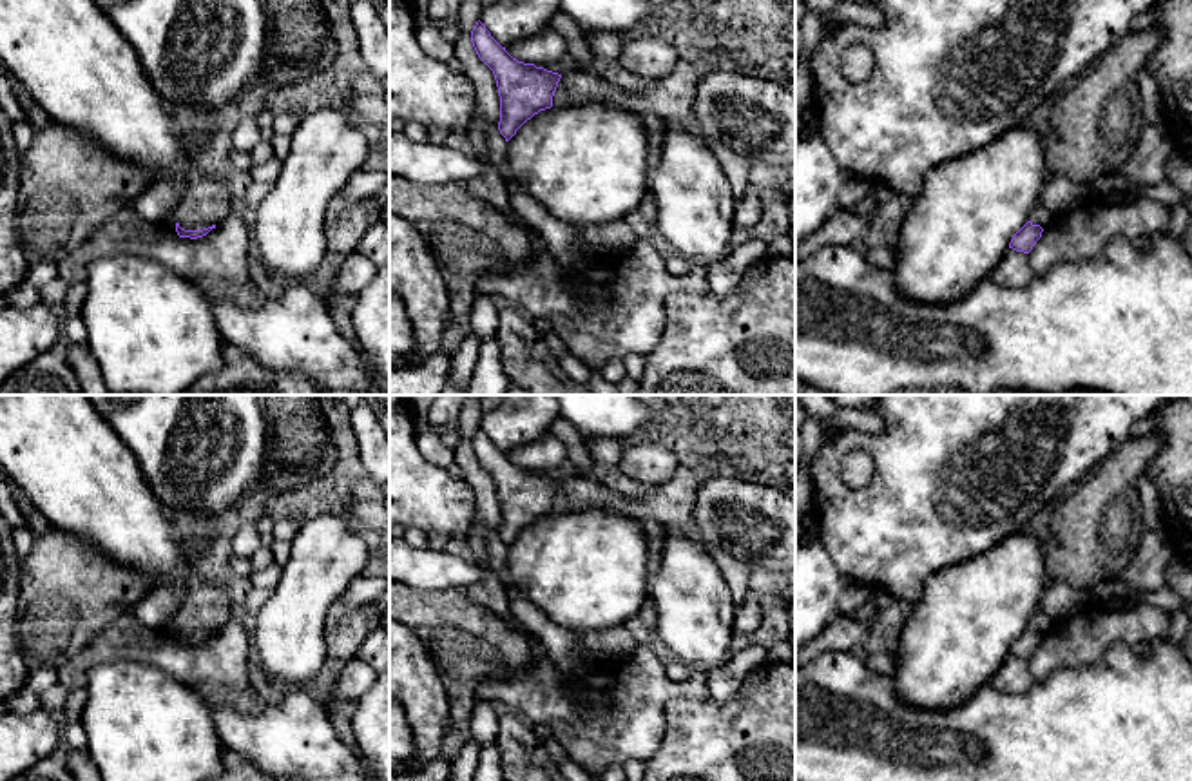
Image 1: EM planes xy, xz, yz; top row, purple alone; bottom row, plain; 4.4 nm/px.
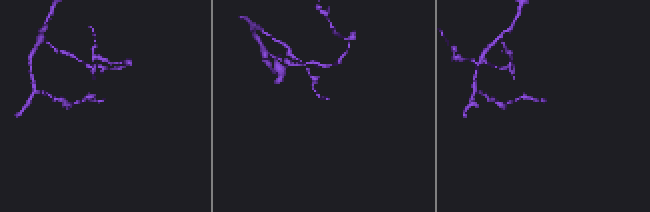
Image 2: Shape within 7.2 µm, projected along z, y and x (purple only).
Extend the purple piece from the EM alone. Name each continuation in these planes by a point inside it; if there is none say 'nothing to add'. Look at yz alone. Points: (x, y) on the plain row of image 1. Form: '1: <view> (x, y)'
1: yz (1040, 620)

